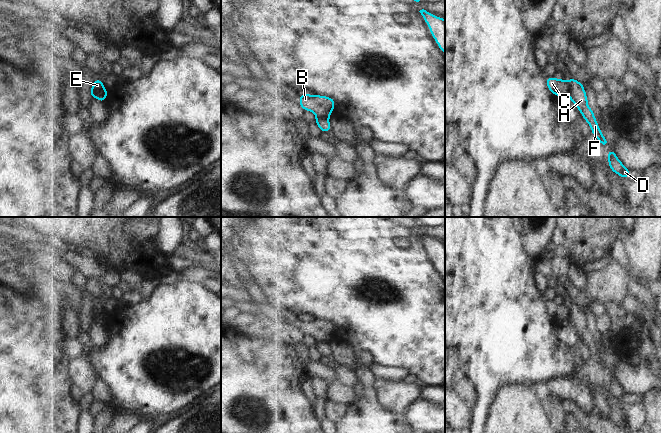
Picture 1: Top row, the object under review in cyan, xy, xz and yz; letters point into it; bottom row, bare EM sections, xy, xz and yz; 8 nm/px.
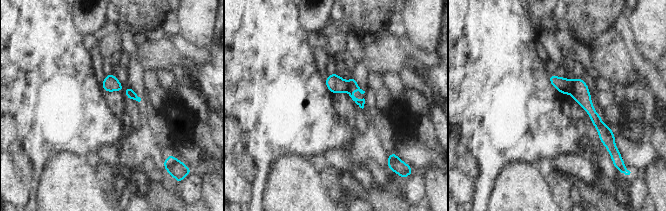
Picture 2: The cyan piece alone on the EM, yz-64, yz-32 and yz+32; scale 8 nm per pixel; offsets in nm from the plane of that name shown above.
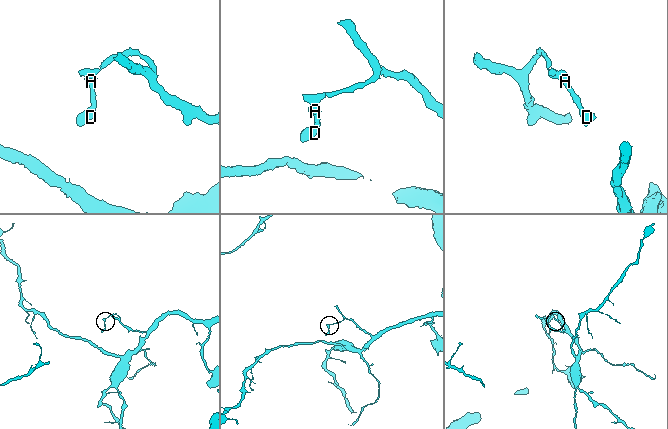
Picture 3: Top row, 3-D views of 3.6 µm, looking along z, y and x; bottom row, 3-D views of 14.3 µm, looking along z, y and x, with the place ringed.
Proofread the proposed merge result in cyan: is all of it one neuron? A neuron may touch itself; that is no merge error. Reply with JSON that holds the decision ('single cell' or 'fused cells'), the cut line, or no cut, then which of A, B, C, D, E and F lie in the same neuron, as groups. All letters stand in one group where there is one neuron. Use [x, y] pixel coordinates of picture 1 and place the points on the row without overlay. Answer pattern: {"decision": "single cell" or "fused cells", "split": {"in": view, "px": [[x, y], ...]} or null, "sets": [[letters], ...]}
{"decision": "fused cells", "split": {"in": "yz", "px": [[567, 305], [569, 310], [568, 318]]}, "sets": [["A", "D", "E", "F"], ["B", "C"]]}

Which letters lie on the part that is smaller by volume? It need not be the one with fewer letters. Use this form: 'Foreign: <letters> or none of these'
Foreign: A, D, E, F

